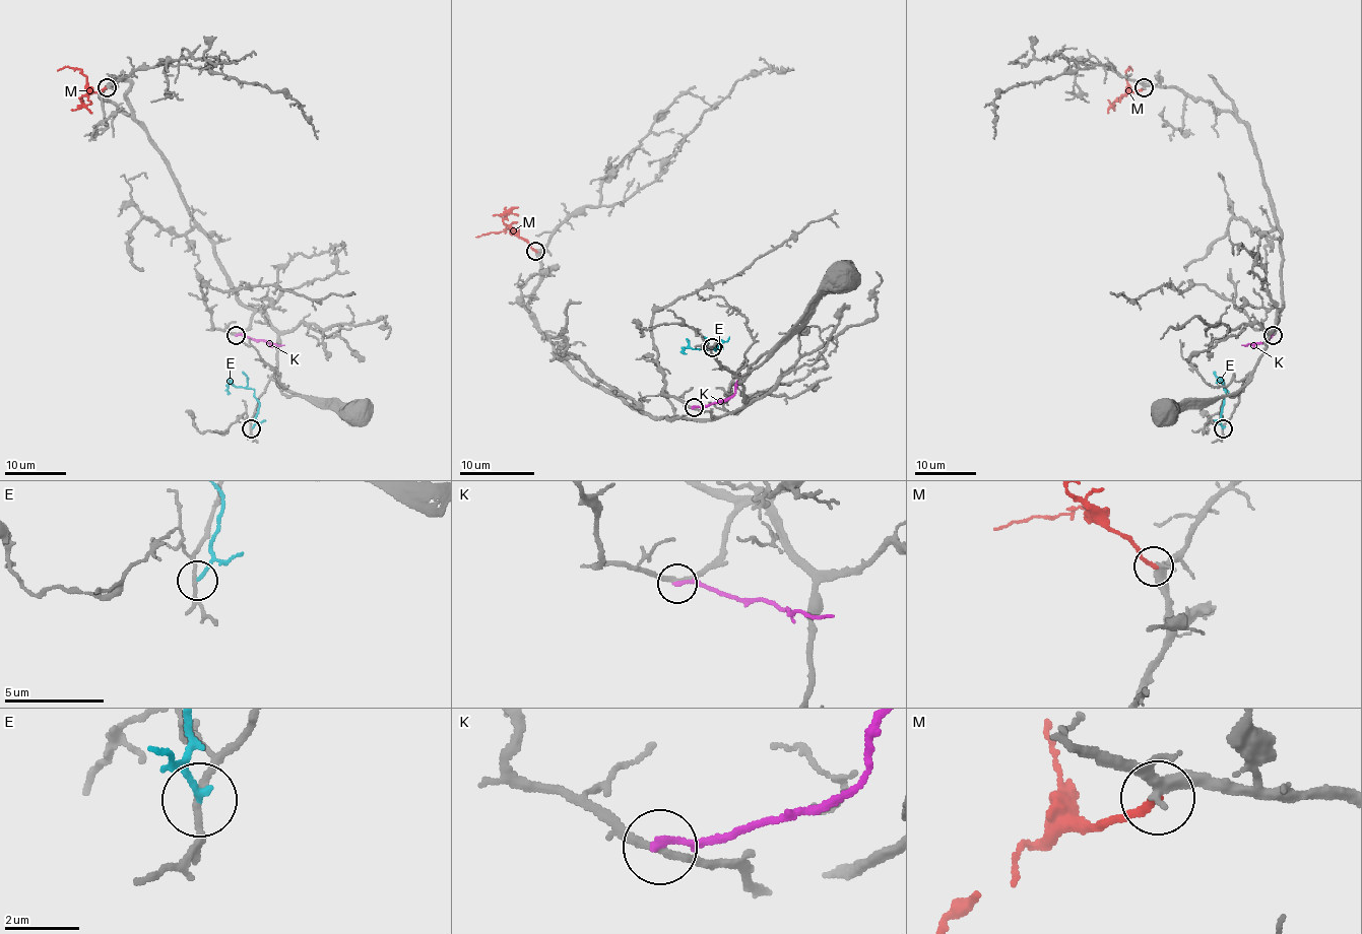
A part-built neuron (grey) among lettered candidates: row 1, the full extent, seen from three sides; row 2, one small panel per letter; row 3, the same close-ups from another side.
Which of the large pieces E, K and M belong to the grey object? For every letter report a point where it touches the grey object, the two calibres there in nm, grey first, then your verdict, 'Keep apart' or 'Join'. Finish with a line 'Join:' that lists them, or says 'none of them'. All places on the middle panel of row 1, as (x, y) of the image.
E: Touches grey at (712, 347). Thickness 170 nm (grey) against 190 nm. Keep apart
K: Touches grey at (694, 407). Thickness 220 nm (grey) against 200 nm. Keep apart
M: Touches grey at (535, 251). Thickness 360 nm (grey) against 200 nm. Keep apart
Join: none of them

